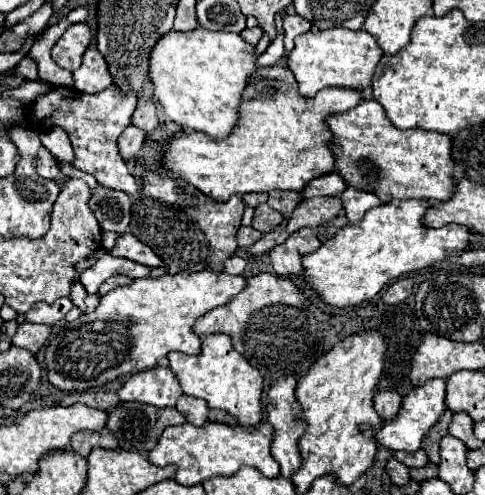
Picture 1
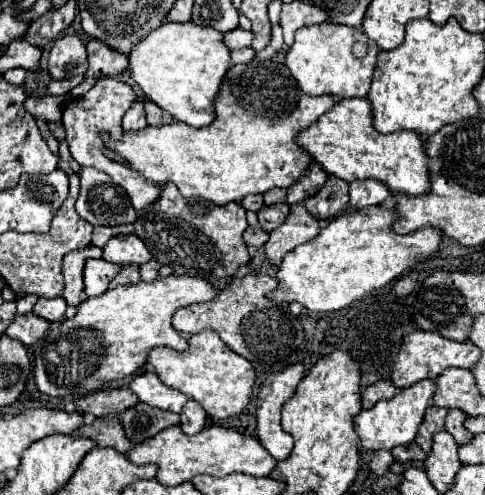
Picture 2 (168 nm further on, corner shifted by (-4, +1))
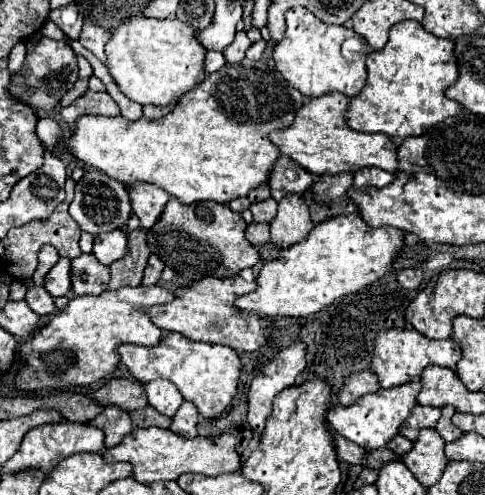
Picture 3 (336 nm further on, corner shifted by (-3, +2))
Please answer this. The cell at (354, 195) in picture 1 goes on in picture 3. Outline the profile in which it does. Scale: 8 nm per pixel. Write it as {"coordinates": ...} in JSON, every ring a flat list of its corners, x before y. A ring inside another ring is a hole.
{"coordinates":[[367,167,367,169,359,169,357,173,355,173,355,181,353,181,353,185,355,187,377,187,377,189,381,189,381,187,385,187,385,185,389,185,391,181,393,181,393,173,387,173,387,171,381,171,381,169,375,169,375,167]]}

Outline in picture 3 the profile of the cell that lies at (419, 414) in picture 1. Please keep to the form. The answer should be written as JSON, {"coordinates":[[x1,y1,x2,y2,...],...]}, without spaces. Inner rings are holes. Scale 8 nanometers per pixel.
{"coordinates":[[411,381,411,383,403,383,391,389,379,389,367,397,359,397,359,401,355,401,355,405,333,405,327,413,327,421,329,425,343,435,345,439,357,443,363,449,379,449,385,447,385,443,397,435,399,425,409,417,411,409,417,405,417,393,421,391,421,383,419,381]]}

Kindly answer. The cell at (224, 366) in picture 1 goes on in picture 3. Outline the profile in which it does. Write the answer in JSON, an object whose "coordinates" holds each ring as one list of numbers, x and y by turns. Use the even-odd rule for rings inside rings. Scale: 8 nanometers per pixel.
{"coordinates":[[167,333,155,347,119,345,117,353,121,363,139,383,149,383,153,379,167,379,175,383,185,401,191,401,207,419,217,419,237,393,241,363,231,347,201,341,193,343,185,337,179,337,179,333]]}

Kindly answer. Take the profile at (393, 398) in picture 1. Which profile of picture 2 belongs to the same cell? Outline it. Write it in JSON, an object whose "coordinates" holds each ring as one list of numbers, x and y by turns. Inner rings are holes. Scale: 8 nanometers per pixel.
{"coordinates":[[380,380,380,382,376,382,376,384,372,384,372,386,368,386,364,390,364,394,362,394,362,406,364,408,372,408,380,400,394,398,394,394,396,394,396,386,392,382,388,382,388,380]]}

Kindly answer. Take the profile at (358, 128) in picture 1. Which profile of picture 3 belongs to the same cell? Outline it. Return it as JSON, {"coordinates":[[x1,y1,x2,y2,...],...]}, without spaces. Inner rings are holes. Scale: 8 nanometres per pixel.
{"coordinates":[[325,93,313,97,303,107,299,107,293,125,287,129,277,129,271,133,271,143,281,149,283,155,291,157,299,167,313,175,337,175,337,173,355,173,363,167,377,167,383,171,397,171,397,147,383,133,359,133,349,129,345,123,347,97,343,93]]}

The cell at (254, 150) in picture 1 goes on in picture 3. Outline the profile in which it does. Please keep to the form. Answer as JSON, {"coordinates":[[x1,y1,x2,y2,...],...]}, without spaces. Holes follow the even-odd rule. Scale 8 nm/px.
{"coordinates":[[243,59,241,63,227,63,219,71,207,75,195,89,187,91,185,97,175,103,163,121,151,121,147,117,127,121,121,115,83,115,75,123,75,129,65,135,59,145,63,145,75,159,109,175,111,179,121,181,125,187,131,187,139,181,151,183,165,189,185,205,195,201,227,203,235,197,247,195,253,187,267,183,269,171,279,157,279,149,271,145,269,133,289,127,303,101,305,97,293,89,279,75,279,71,265,67,265,61]]}

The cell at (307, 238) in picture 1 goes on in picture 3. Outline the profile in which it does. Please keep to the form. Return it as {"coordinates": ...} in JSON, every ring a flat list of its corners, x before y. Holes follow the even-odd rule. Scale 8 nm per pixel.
{"coordinates":[[293,193,283,197,277,205,277,215,271,221,271,241,277,247,289,247,295,241,305,239,313,229,313,223,303,197]]}

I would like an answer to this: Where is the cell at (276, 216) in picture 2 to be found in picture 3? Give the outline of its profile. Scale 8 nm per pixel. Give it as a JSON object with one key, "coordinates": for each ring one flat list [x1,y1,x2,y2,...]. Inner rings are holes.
{"coordinates":[[269,197,265,201,253,203,249,209,253,213,253,221,257,221,257,223,263,223,265,221,265,223,269,223,275,217,275,213,277,213,277,203]]}

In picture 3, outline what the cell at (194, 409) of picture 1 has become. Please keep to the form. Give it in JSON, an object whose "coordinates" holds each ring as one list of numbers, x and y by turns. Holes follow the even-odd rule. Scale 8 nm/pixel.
{"coordinates":[[183,403,177,411,177,415,173,417,173,425,171,431,181,435,181,437,197,437,197,419,199,419,199,411,193,403]]}

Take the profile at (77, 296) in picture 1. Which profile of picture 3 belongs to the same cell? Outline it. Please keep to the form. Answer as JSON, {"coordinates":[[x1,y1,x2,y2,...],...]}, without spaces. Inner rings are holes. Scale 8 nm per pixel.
{"coordinates":[[59,259,59,263,45,275,43,287,53,295,53,297,63,297,69,295,71,291,71,259]]}

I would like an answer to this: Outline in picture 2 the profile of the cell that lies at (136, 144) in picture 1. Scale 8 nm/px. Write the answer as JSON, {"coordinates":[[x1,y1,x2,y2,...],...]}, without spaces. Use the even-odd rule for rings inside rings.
{"coordinates":[[140,100,140,102,136,102,136,104,126,112,126,116,122,118,122,128,124,128,126,132,138,132,138,130,142,130,144,126,146,126,144,104,142,104,142,100]]}

